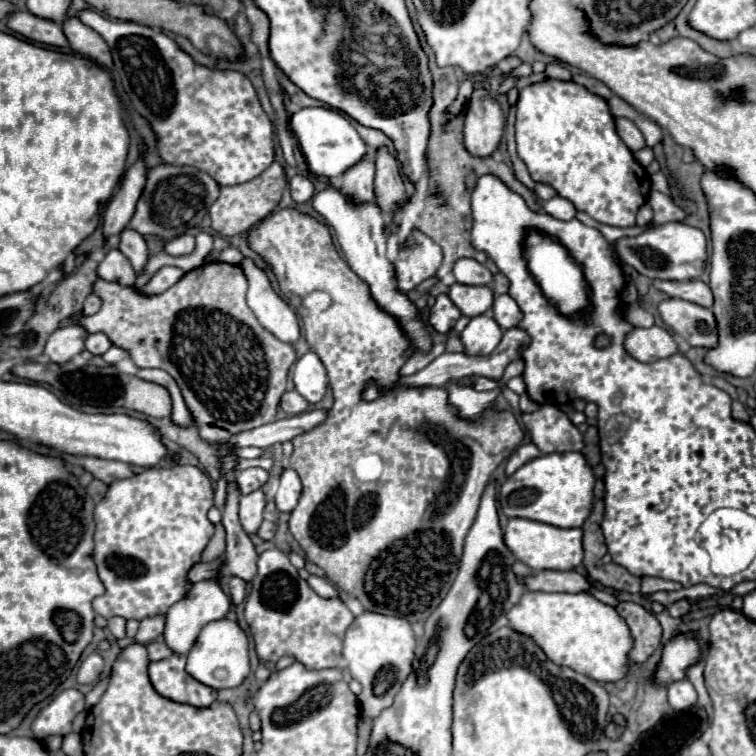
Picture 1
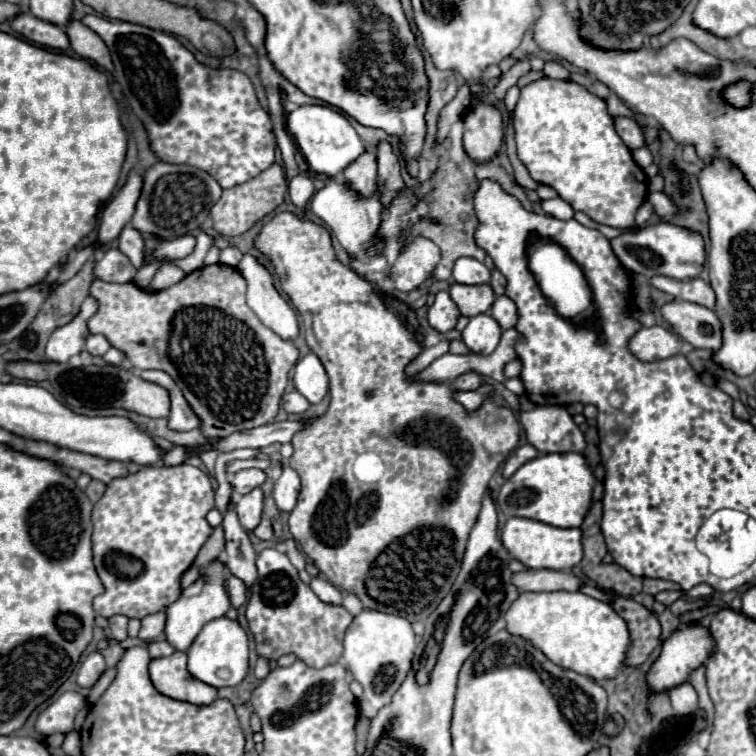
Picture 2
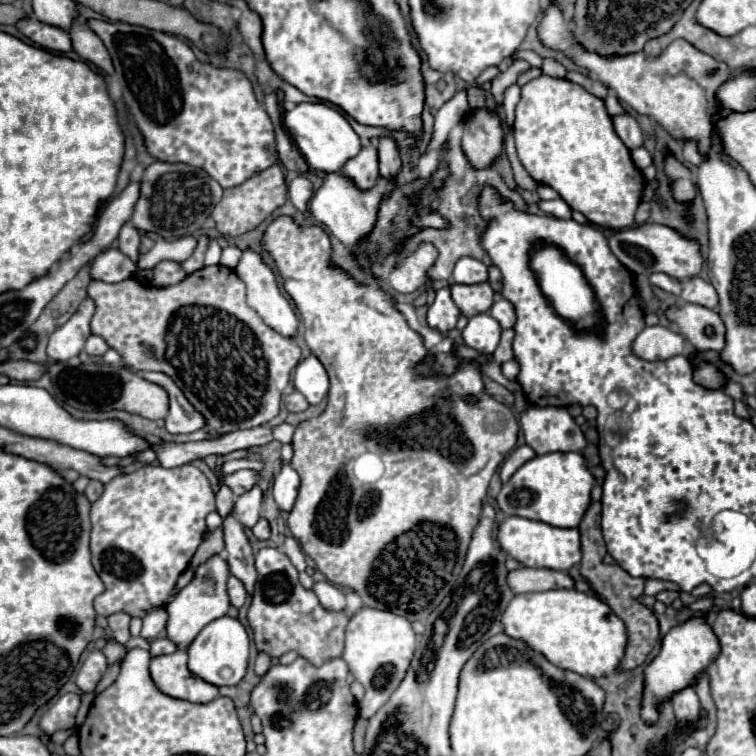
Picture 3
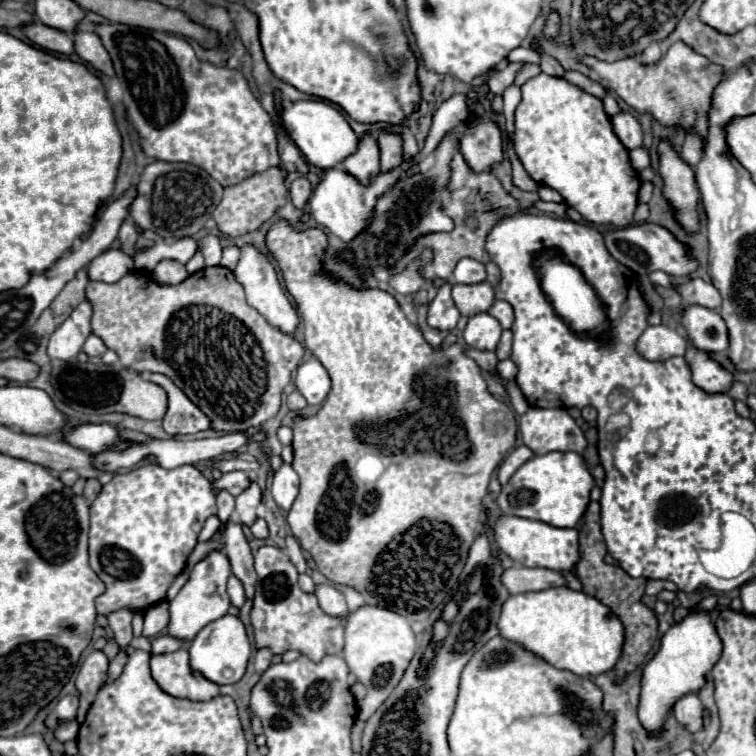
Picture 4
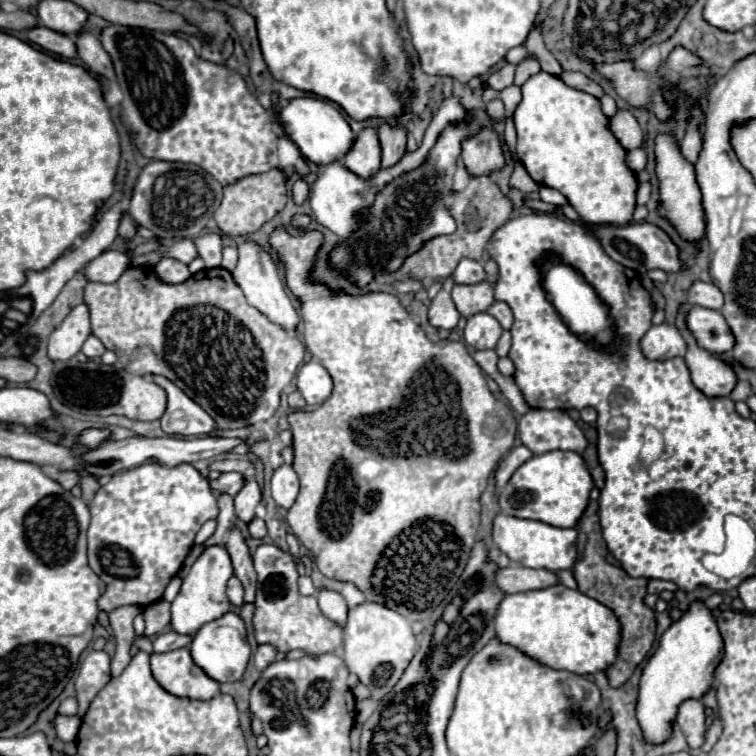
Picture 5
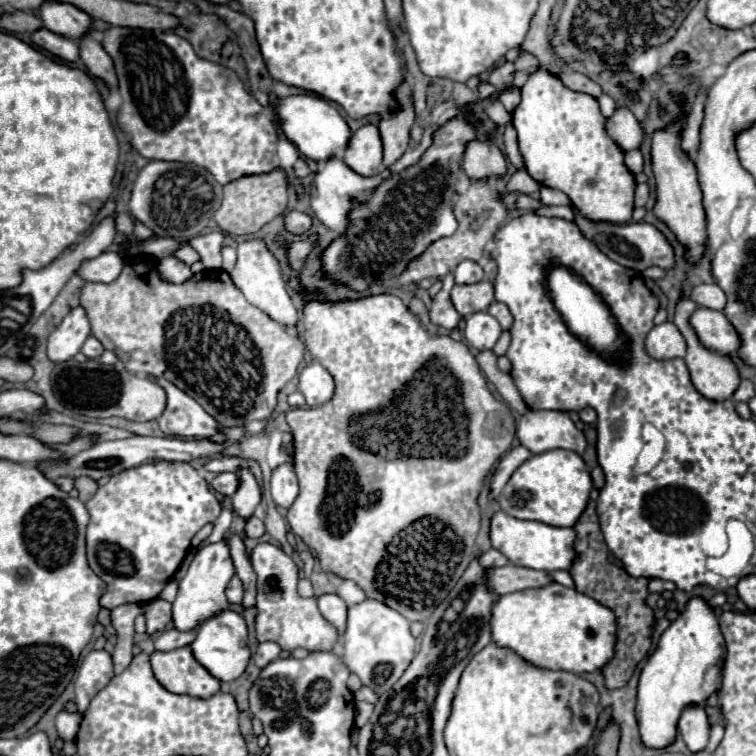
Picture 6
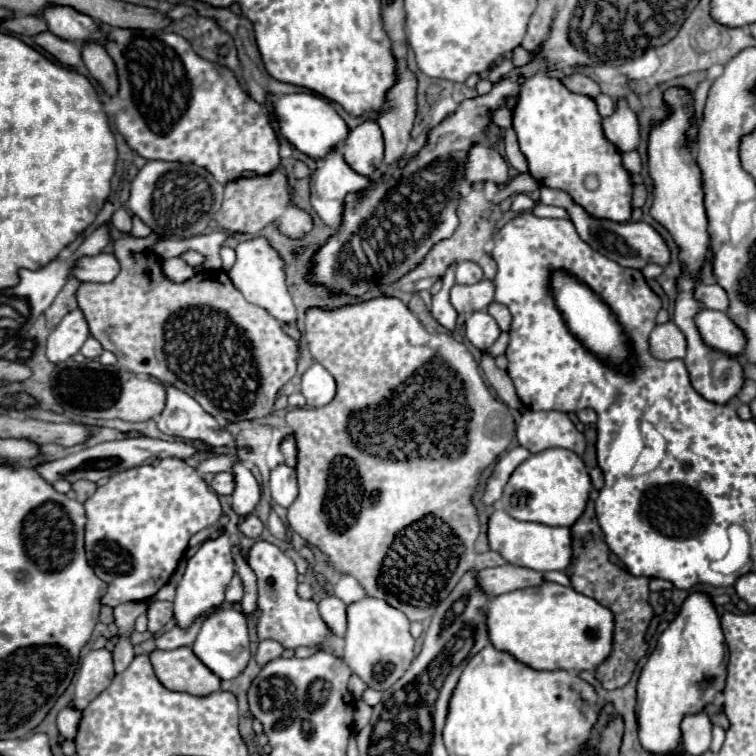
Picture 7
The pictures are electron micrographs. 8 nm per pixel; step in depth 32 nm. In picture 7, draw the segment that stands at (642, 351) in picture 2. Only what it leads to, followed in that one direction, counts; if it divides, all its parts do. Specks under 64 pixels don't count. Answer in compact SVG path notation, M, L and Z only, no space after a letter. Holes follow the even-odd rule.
M674 322L658 324L650 334L650 352L658 360L676 360L686 356L686 336Z

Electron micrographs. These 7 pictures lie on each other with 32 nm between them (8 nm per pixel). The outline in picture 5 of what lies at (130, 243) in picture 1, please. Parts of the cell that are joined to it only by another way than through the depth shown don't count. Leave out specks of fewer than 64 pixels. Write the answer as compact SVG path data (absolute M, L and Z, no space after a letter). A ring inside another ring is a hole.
M122 214L122 218L120 218L120 226L118 226L118 234L122 236L122 238L132 238L134 236L134 232L136 232L136 222L132 220L132 216L128 216L128 214Z

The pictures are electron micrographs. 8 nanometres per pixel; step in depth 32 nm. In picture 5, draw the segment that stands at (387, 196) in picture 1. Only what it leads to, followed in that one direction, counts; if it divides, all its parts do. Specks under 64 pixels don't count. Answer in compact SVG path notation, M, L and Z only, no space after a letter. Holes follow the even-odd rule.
M404 112L394 120L386 120L378 128L378 138L382 144L382 166L388 168L396 164L406 152L406 124L412 120L412 112Z

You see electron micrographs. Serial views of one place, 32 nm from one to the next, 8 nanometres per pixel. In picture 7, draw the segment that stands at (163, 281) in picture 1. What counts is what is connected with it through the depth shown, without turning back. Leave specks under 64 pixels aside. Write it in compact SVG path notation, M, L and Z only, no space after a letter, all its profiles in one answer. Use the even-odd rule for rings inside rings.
M168 258L162 262L164 274L172 280L172 282L184 282L188 278L192 278L196 272L192 266L188 266L182 258Z

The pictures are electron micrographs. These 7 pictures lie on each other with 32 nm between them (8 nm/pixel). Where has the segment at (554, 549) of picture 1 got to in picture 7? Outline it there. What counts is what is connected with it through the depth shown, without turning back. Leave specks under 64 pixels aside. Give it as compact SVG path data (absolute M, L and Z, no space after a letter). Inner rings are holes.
M494 510L488 520L488 544L490 550L498 552L508 564L530 568L530 570L564 570L572 558L570 528L552 528L536 522L520 522L508 516L504 510Z

